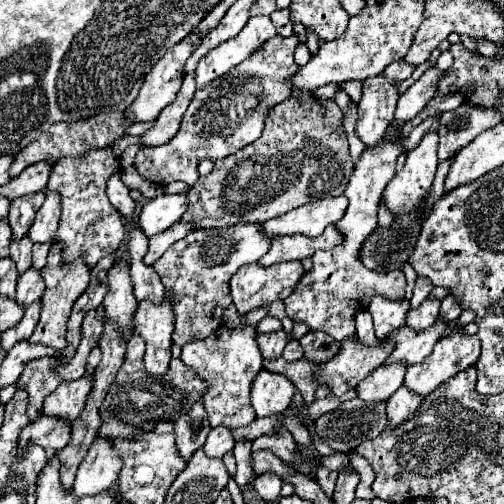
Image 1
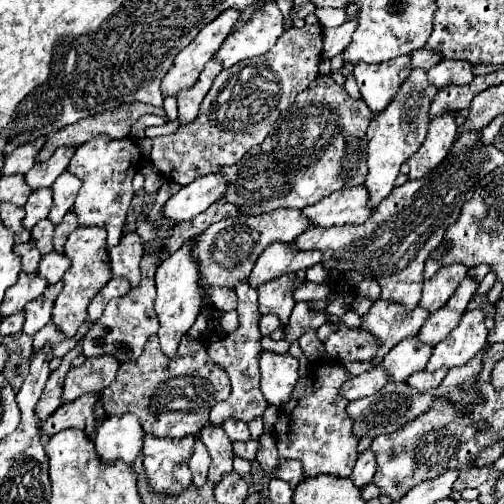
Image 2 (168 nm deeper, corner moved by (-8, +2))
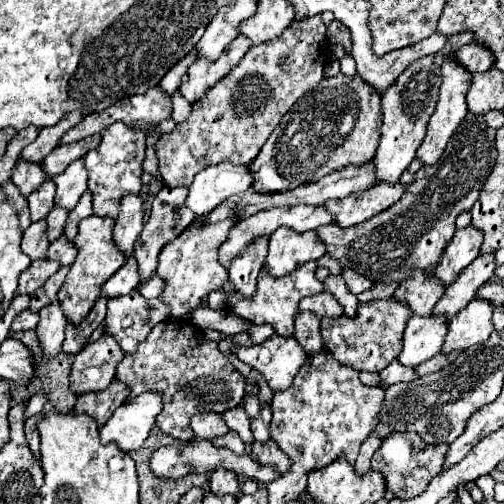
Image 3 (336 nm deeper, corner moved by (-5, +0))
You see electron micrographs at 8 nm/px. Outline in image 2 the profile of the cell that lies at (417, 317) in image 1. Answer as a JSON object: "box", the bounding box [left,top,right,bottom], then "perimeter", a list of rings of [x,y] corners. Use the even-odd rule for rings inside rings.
{"box":[420,264,468,312],"perimeter":[[[460,264],[442,266],[428,282],[424,282],[420,306],[430,312],[436,312],[438,308],[442,308],[466,274],[468,274],[466,266],[460,266]]]}

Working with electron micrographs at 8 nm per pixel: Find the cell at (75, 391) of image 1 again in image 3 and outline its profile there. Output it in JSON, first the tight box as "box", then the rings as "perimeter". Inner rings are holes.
{"box":[69,336,123,394],"perimeter":[[[101,336],[97,342],[87,344],[75,356],[69,374],[69,390],[75,394],[105,390],[113,382],[117,364],[121,360],[123,352],[119,344],[109,336]]]}

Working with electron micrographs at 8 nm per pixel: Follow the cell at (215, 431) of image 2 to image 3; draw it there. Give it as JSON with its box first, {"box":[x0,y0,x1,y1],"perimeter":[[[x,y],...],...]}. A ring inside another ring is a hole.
{"box":[191,412,229,440],"perimeter":[[[201,412],[201,414],[193,416],[191,418],[191,428],[193,428],[193,434],[197,438],[211,438],[211,440],[229,432],[229,428],[221,420],[221,416],[211,414],[211,412]]]}

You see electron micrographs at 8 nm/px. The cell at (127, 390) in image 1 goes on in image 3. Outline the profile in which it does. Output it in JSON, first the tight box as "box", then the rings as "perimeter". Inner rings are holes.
{"box":[115,320,245,440],"perimeter":[[[163,320],[139,344],[135,354],[127,354],[115,380],[129,388],[125,402],[131,402],[143,392],[157,392],[163,396],[163,410],[155,420],[155,428],[175,440],[191,440],[189,418],[199,412],[223,414],[235,408],[245,394],[245,378],[219,352],[217,342],[205,338],[203,330],[187,320]]]}

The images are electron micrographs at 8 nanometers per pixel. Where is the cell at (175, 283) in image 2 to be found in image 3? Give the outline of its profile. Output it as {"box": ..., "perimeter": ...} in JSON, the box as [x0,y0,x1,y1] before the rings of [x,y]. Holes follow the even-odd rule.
{"box":[157,218,235,320],"perimeter":[[[229,218],[213,226],[199,226],[199,222],[195,220],[189,228],[185,228],[185,232],[181,232],[177,240],[169,242],[161,250],[157,276],[165,280],[165,286],[159,298],[169,306],[171,320],[181,320],[191,314],[197,306],[201,306],[203,300],[207,300],[213,290],[221,290],[223,282],[227,282],[227,272],[225,268],[221,270],[221,264],[217,260],[217,248],[235,222],[235,218]]]}

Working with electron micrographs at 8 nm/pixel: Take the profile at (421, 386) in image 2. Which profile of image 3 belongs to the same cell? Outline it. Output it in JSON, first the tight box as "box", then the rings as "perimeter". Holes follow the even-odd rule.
{"box":[415,354,451,376],"perimeter":[[[437,354],[437,356],[433,356],[431,360],[427,360],[425,364],[419,364],[419,366],[415,368],[415,374],[417,374],[417,376],[425,376],[425,374],[431,374],[431,372],[441,372],[443,366],[447,366],[449,362],[451,362],[449,356]]]}

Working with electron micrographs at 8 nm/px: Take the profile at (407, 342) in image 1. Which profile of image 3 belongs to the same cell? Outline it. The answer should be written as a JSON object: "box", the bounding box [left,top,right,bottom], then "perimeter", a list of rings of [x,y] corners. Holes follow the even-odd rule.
{"box":[433,256,495,320],"perimeter":[[[477,256],[455,280],[453,286],[449,286],[441,300],[435,304],[433,316],[443,314],[447,320],[451,320],[461,308],[465,308],[477,294],[477,288],[481,288],[495,270],[495,256]]]}

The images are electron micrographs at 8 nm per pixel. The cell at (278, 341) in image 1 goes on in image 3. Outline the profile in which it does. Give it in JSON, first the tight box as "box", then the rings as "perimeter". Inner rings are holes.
{"box":[299,292,343,318],"perimeter":[[[321,292],[321,294],[315,294],[315,296],[303,298],[299,302],[299,312],[313,312],[321,318],[327,318],[327,316],[335,318],[335,316],[343,314],[343,308],[329,292]]]}

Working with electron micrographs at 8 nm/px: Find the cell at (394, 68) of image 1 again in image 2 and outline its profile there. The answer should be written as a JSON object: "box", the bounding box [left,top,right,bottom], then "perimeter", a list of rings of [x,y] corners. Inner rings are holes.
{"box":[412,48,444,70],"perimeter":[[[420,48],[412,52],[412,66],[414,68],[422,68],[422,70],[430,70],[432,66],[436,66],[444,56],[438,54],[436,50],[428,50],[428,48]]]}

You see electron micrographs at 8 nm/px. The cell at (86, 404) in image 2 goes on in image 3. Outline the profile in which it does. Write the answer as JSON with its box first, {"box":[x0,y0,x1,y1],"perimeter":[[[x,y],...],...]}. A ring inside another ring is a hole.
{"box":[71,380,127,428],"perimeter":[[[113,380],[111,386],[103,392],[89,392],[89,394],[81,394],[71,410],[71,414],[87,414],[91,416],[97,426],[101,428],[109,416],[115,412],[117,406],[121,406],[125,402],[125,396],[127,396],[127,388],[125,384],[121,384],[119,380]]]}

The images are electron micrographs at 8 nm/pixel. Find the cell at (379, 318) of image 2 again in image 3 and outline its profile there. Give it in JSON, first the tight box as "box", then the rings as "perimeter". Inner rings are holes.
{"box":[393,272,445,316],"perimeter":[[[417,272],[417,276],[413,276],[413,280],[405,280],[405,284],[401,284],[393,298],[397,302],[405,302],[411,308],[413,316],[429,316],[433,312],[433,306],[437,304],[437,300],[443,296],[445,286],[441,282],[435,280],[435,276],[421,276],[421,272]]]}

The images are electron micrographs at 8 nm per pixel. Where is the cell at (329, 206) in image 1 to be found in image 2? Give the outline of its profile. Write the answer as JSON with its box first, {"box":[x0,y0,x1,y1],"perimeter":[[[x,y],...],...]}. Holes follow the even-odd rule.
{"box":[304,184,376,226],"perimeter":[[[364,184],[338,190],[334,194],[324,196],[320,202],[306,206],[304,216],[312,220],[314,226],[344,226],[344,224],[362,224],[376,208],[368,206],[368,192]]]}

